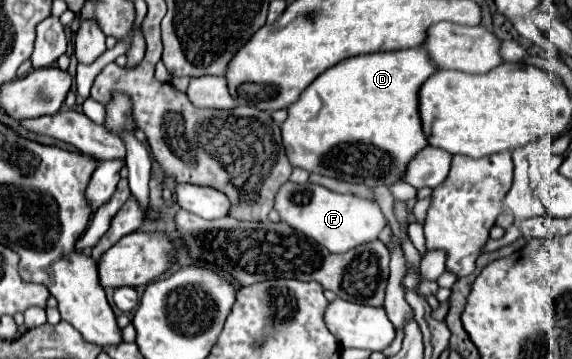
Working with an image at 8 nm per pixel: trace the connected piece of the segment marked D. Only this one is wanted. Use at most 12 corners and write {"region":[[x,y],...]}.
{"region":[[424,48],[354,56],[290,104],[292,166],[400,180]]}

